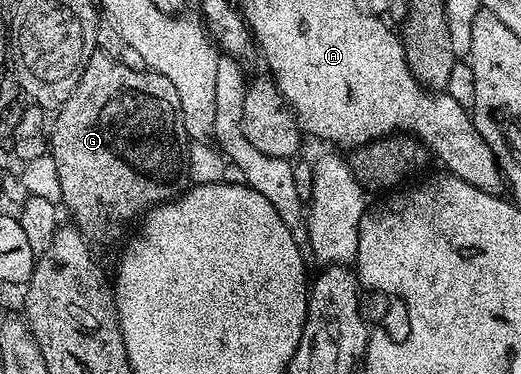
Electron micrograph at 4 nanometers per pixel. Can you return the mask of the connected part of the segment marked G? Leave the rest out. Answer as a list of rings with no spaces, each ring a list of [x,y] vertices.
[[[96,51],[89,59],[85,71],[81,75],[81,83],[73,91],[71,98],[60,107],[54,114],[53,124],[49,129],[49,152],[53,163],[57,163],[57,175],[61,179],[61,195],[63,196],[61,205],[71,212],[70,220],[76,229],[80,229],[87,238],[88,242],[95,241],[115,241],[123,233],[123,228],[136,219],[142,218],[147,210],[154,205],[162,205],[164,201],[173,201],[178,198],[180,193],[186,193],[189,188],[189,151],[187,146],[189,138],[185,131],[183,122],[183,112],[181,111],[181,99],[177,95],[177,87],[165,79],[165,75],[153,73],[141,69],[130,70],[125,64],[116,58]]]

